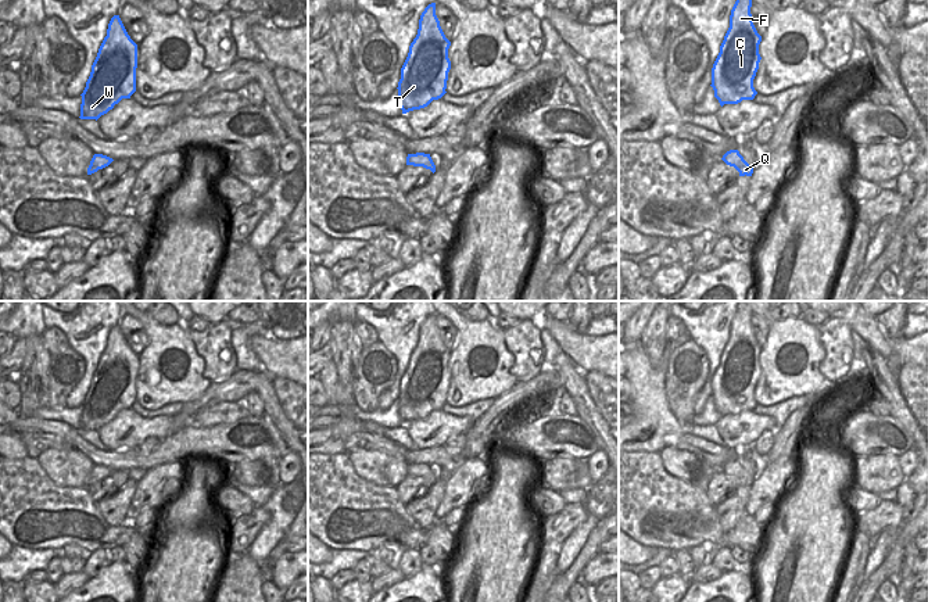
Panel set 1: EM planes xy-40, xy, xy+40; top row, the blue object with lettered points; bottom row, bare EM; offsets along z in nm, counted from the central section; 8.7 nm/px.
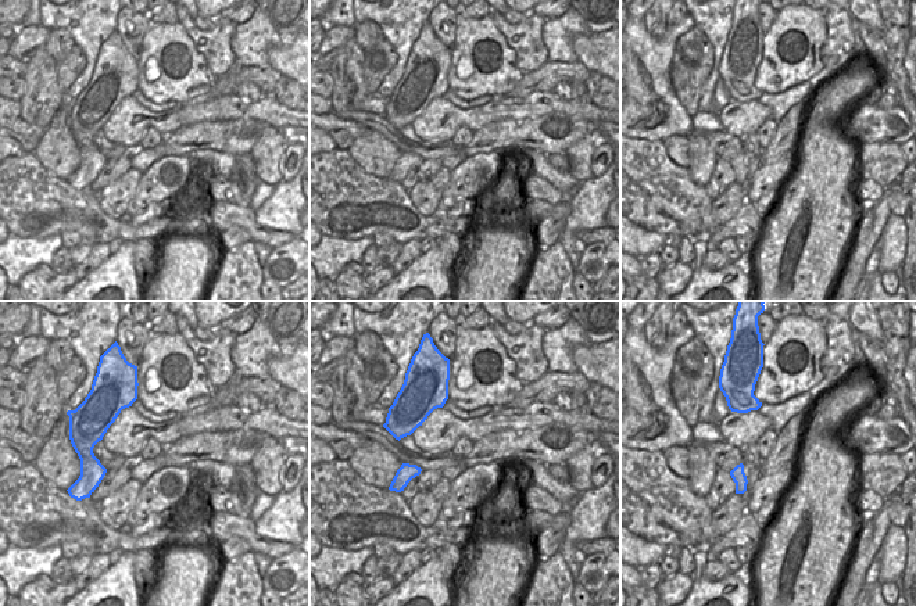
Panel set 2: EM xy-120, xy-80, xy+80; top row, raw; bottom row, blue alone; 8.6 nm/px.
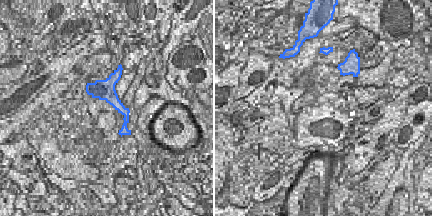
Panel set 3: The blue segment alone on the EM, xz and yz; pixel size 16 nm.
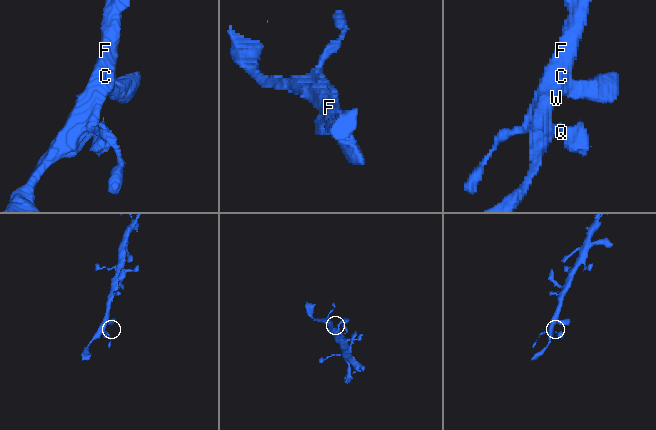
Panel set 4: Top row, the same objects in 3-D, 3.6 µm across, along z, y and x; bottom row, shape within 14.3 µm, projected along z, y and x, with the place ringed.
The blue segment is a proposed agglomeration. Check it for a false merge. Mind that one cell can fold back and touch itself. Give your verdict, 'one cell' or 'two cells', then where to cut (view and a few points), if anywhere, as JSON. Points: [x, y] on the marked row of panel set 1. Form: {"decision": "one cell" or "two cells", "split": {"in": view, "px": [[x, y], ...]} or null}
{"decision": "one cell", "split": null}

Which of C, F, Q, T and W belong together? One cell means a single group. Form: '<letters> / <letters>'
C F Q T W

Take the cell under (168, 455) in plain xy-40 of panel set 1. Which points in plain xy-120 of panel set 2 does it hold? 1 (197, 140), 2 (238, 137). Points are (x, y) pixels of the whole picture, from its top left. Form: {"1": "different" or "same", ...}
{"1": "same", "2": "same"}

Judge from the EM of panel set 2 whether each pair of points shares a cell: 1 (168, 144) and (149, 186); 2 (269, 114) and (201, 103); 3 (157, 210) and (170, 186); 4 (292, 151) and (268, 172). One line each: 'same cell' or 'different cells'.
1: different cells
2: same cell
3: different cells
4: different cells

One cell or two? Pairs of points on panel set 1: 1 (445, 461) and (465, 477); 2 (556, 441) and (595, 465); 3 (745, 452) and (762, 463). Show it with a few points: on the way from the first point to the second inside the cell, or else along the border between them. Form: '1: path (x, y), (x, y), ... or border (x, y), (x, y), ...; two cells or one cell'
1: border (466, 459), (450, 475); two cells
2: border (599, 450), (587, 459); two cells
3: path (749, 452), (758, 459); one cell

